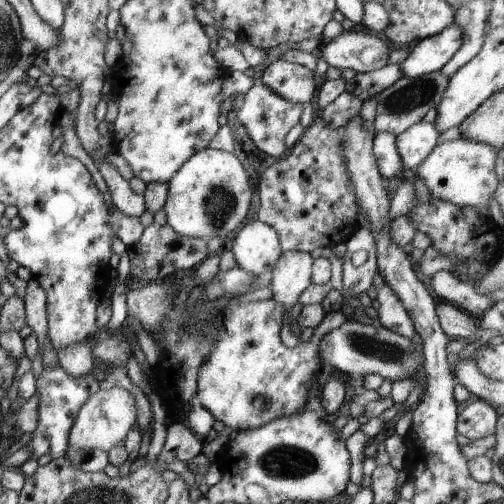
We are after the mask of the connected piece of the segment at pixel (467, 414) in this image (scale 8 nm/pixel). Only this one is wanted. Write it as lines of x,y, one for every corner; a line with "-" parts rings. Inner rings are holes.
473,400
461,406
457,420
460,436
475,441
495,434
497,414
482,400

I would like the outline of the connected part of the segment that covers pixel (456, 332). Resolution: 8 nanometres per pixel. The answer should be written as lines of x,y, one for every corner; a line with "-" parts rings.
439,303
436,305
436,314
444,334
453,338
468,338
474,336
480,328
478,321
470,314
461,312
452,303

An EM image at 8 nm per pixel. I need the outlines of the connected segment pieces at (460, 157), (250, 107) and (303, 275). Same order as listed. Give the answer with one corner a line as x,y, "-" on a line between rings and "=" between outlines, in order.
462,137
436,145
428,154
428,158
418,168
415,168
412,175
418,176
418,179
424,182
424,186
430,190
432,196
436,196
440,200
448,200
458,206
476,208
480,216
491,219
488,204
500,184
494,171
497,156
498,150
492,148
490,144
466,140
=
258,80
248,92
244,93
244,104
237,110
237,116
257,147
264,154
280,159
287,153
284,137
293,126
298,124
304,108
304,104
294,104
294,102
282,98
=
283,251
277,260
269,288
272,298
286,310
290,310
310,286
314,257
315,254
304,251

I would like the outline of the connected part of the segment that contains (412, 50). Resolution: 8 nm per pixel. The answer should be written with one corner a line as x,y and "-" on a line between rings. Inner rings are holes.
452,23
432,36
423,38
408,47
408,57
400,64
404,77
432,74
441,68
460,50
464,32

